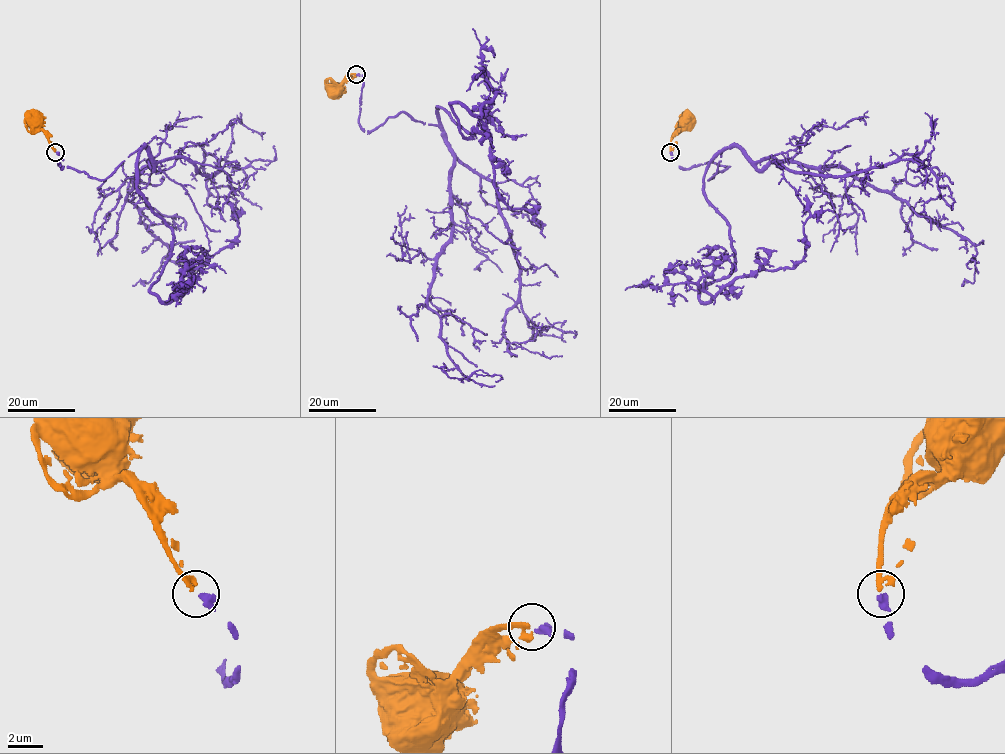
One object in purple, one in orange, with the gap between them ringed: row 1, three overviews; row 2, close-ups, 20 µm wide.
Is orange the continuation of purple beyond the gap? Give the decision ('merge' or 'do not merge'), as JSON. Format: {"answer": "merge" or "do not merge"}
{"answer": "merge"}

